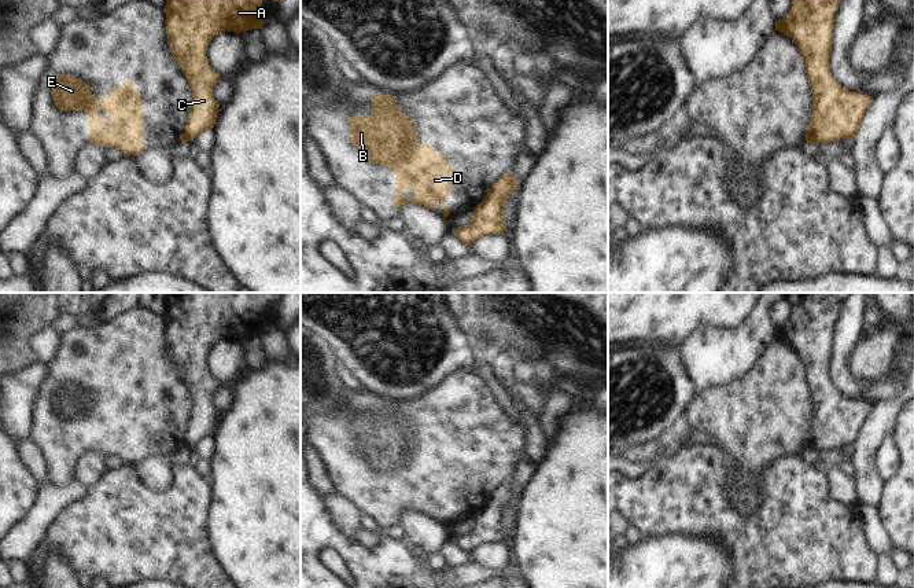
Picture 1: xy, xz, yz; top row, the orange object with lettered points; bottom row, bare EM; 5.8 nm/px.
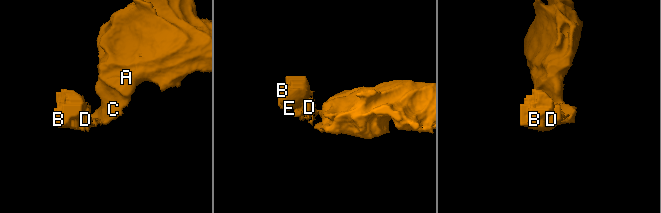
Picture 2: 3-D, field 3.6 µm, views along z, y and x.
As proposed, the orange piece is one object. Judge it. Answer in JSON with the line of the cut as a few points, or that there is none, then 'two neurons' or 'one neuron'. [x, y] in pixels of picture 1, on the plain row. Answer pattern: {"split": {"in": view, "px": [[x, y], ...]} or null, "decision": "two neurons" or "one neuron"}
{"split": {"in": "xy", "px": [[184, 440], [187, 448]]}, "decision": "two neurons"}

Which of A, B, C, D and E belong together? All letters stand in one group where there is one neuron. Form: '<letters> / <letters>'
A C / B D E

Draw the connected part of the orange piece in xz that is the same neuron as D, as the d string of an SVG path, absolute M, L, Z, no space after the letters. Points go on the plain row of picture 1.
M392 403L372 404L371 425L350 425L350 449L362 457L369 471L379 471L397 481L394 511L405 514L409 508L424 512L435 519L441 508L443 525L450 522L446 504L452 503L453 478L445 463L435 462L434 452L420 452L416 444L416 430L403 423L394 411Z

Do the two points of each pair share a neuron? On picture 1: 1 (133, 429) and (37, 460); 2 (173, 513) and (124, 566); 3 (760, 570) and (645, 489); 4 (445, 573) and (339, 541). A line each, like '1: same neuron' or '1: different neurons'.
1: different neurons
2: same neuron
3: same neuron
4: same neuron

